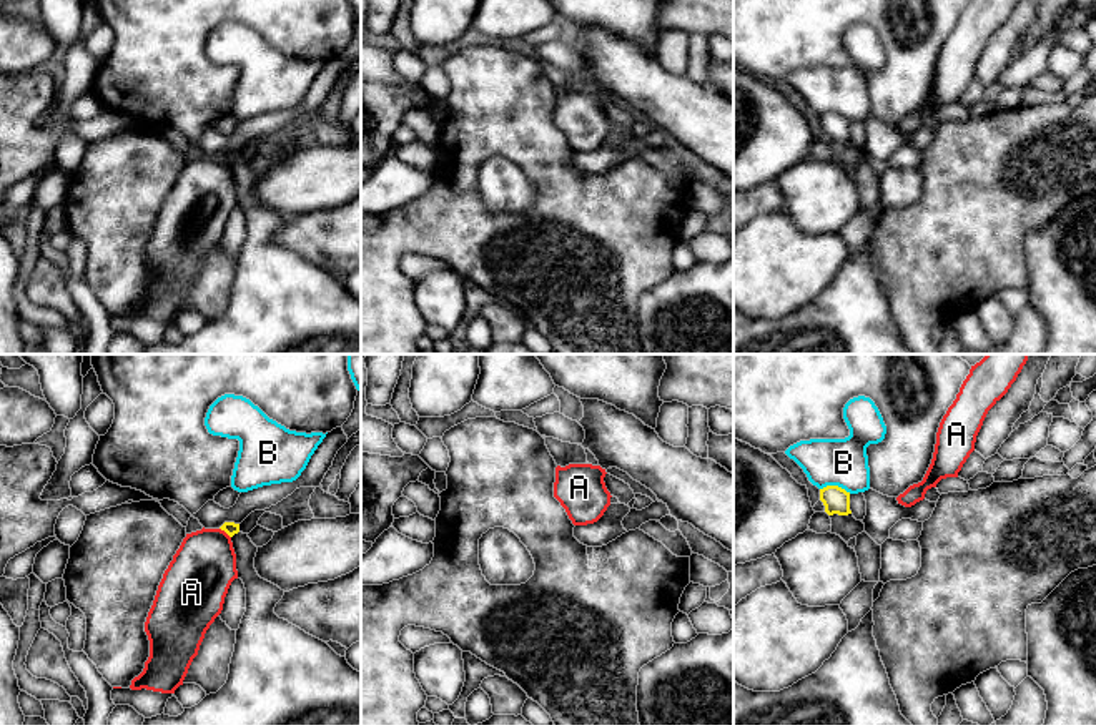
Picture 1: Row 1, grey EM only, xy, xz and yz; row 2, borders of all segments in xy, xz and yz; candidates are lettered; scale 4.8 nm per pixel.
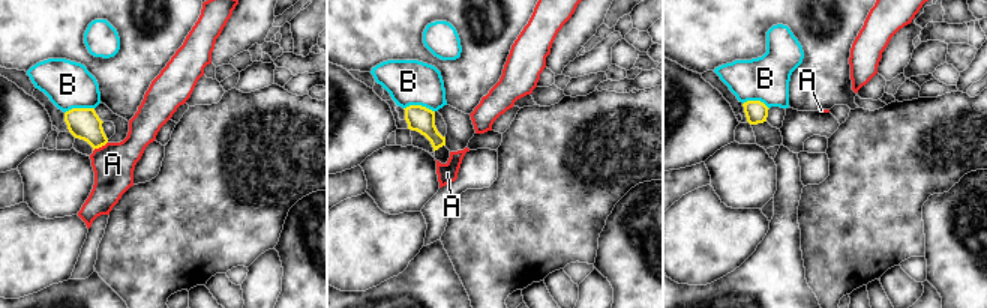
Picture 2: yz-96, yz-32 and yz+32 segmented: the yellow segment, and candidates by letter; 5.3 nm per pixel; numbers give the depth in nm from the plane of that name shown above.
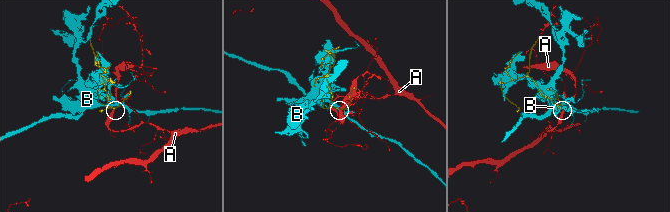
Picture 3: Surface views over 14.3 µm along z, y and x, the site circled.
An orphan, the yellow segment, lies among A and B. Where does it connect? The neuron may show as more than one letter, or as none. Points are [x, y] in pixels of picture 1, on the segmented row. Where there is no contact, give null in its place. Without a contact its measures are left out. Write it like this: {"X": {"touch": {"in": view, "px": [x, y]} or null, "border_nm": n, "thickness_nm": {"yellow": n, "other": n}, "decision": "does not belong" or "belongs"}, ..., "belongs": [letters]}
{"A": {"touch": {"in": "xy", "px": [225, 531]}, "border_nm": 80, "thickness_nm": {"yellow": 60, "other": 300}, "decision": "does not belong"}, "B": {"touch": {"in": "yz", "px": [835, 486]}, "border_nm": 150, "thickness_nm": {"yellow": 130, "other": 240}, "decision": "does not belong"}, "belongs": []}

